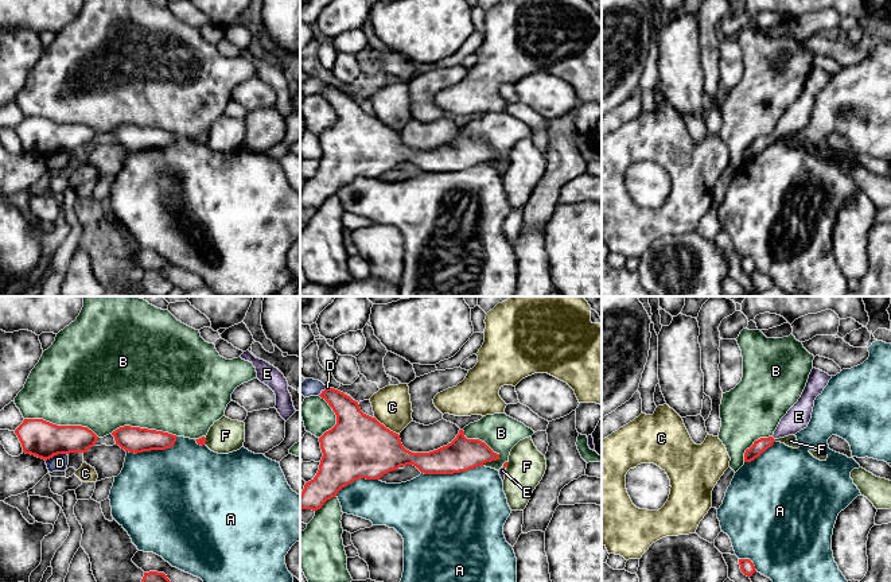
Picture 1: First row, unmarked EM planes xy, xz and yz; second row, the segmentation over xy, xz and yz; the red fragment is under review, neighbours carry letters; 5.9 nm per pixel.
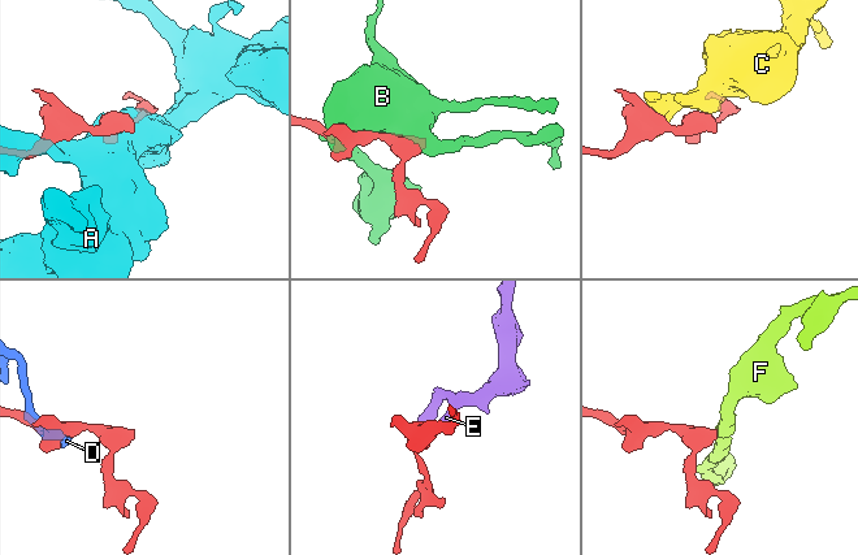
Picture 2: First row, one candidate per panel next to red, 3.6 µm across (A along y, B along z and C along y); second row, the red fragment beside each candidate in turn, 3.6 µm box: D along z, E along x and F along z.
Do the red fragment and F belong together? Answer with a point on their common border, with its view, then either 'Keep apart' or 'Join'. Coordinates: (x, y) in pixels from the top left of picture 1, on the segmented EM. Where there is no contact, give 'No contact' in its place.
Touches red at xy (205, 441). Keep apart

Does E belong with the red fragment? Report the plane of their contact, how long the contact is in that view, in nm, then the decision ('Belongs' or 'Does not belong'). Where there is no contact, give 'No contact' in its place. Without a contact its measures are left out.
Touches red in yz. Shared border 30 nm. Belongs

